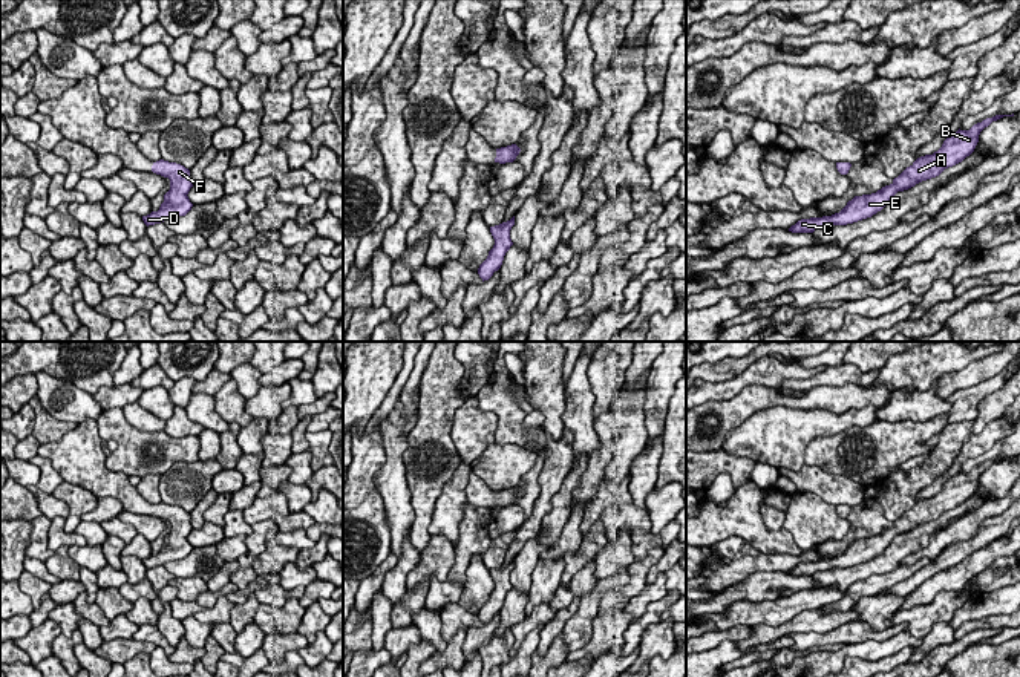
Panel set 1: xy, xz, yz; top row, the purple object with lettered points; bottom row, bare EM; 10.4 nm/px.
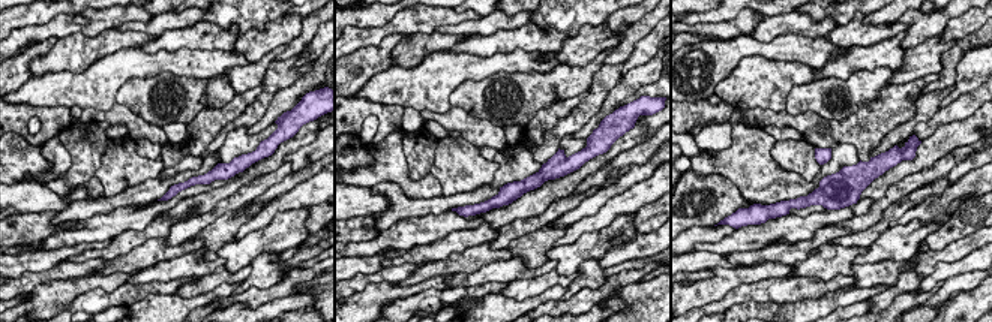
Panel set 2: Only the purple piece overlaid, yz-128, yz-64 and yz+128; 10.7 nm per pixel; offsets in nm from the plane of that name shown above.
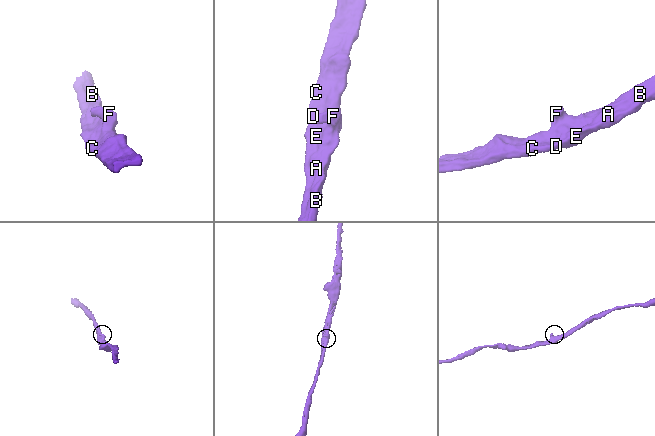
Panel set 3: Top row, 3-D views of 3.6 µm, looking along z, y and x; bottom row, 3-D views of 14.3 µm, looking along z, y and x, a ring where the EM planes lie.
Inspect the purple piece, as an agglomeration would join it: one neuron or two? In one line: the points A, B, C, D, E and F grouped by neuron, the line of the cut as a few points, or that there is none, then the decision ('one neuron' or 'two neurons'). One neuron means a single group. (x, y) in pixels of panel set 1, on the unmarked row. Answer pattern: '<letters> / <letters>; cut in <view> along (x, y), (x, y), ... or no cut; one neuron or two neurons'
A B C D E F; no cut; one neuron

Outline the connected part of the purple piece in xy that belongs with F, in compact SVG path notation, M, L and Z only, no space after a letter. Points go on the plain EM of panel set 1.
M159 502L153 505L152 515L170 522L170 533L164 538L164 545L158 554L142 559L144 567L155 568L165 562L185 559L193 547L188 542L188 535L193 530L190 513L181 507Z

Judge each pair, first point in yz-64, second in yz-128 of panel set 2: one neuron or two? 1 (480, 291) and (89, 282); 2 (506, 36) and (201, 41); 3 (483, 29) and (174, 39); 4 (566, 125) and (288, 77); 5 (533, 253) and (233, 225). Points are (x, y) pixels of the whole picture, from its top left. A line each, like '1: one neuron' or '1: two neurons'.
1: two neurons
2: one neuron
3: two neurons
4: one neuron
5: one neuron

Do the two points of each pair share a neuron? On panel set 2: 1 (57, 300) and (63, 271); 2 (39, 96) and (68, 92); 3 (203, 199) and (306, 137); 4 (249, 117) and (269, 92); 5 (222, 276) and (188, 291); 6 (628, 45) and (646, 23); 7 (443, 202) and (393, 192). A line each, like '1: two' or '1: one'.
1: two
2: one
3: one
4: one
5: one
6: one
7: one

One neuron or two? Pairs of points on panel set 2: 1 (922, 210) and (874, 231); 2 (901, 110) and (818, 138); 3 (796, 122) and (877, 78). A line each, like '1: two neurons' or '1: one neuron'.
1: two neurons
2: one neuron
3: two neurons

